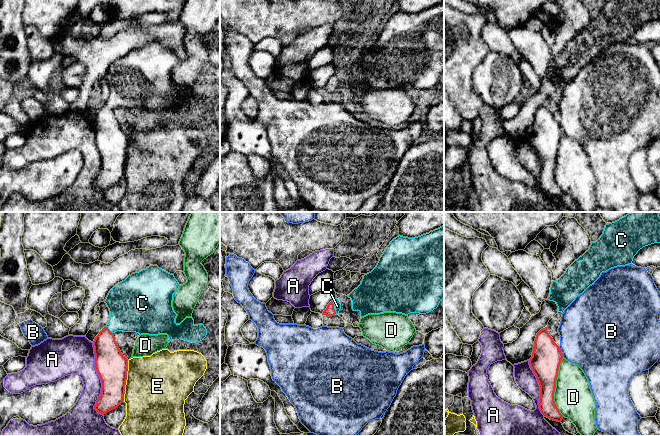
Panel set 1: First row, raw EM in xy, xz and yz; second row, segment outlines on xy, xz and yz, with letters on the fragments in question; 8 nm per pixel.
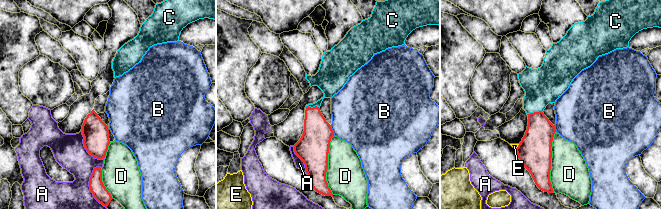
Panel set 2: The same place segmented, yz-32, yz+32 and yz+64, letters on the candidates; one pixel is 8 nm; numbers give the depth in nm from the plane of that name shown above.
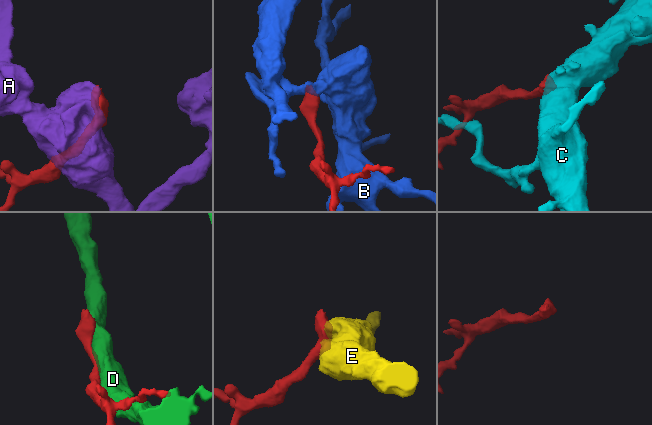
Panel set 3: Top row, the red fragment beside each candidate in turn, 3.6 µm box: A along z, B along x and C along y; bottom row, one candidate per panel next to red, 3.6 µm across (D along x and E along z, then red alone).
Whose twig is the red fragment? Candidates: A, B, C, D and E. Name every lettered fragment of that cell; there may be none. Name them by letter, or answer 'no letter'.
C

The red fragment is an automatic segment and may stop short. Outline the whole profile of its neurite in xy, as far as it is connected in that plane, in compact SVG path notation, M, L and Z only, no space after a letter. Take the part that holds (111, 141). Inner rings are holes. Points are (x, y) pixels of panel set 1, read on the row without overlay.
M150 41L146 45L132 49L109 67L104 78L109 84L110 95L93 117L95 144L102 159L101 170L94 182L98 189L104 191L124 177L128 135L121 129L115 117L115 108L136 108L140 111L167 110L168 119L179 115L196 119L206 113L206 104L203 100L195 101L192 92L186 93L180 100L175 99L177 90L173 86L172 76L179 62L173 50L157 41Z

